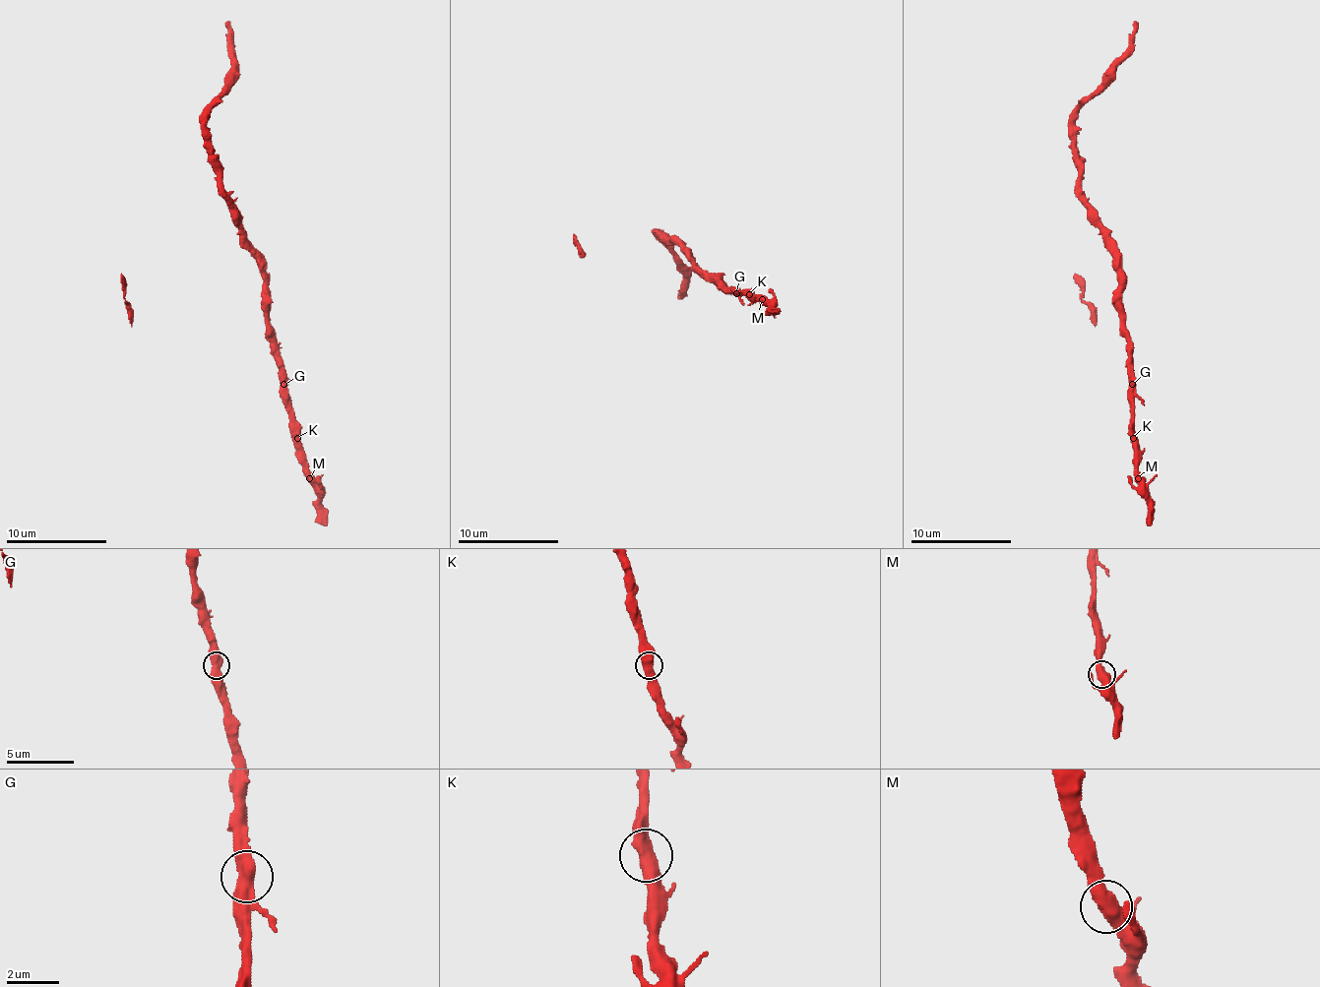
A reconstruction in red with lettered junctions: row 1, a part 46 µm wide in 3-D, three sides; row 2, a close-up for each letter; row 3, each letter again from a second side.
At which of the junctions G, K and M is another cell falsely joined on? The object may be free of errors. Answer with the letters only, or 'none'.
none

